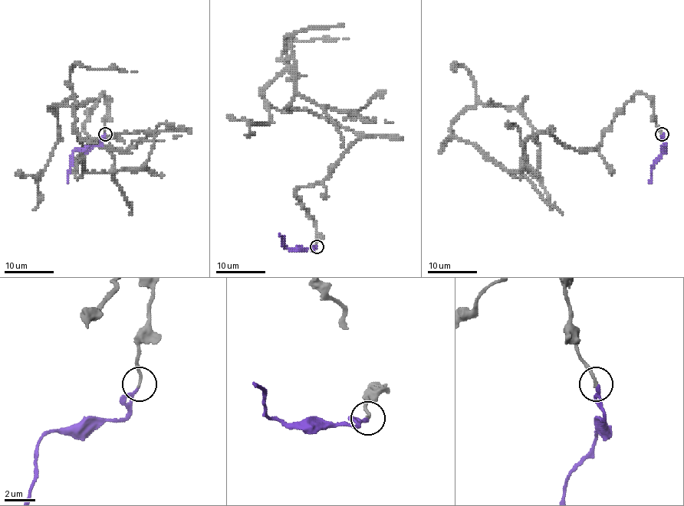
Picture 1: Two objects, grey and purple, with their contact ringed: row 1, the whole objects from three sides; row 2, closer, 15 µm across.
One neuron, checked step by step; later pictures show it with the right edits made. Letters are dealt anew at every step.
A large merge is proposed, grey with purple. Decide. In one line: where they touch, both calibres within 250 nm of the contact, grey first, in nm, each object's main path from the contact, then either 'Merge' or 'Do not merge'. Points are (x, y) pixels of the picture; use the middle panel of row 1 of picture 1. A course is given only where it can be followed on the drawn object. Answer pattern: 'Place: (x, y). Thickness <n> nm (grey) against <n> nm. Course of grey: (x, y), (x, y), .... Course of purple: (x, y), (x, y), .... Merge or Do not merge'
Place: (317, 246). Thickness 180 nm (grey) against 180 nm. Course of grey: (317, 246), (294, 190), (357, 135), (287, 107), (290, 37), (264, 89), (270, 121), (245, 135). Course of purple: (317, 246), (309, 249), (286, 247), (278, 233). Merge

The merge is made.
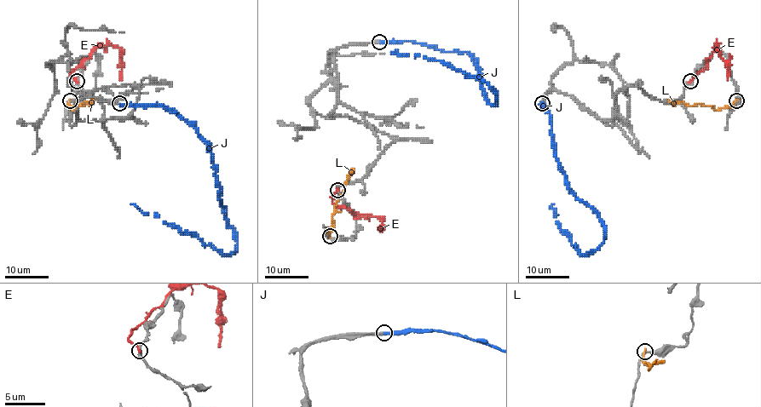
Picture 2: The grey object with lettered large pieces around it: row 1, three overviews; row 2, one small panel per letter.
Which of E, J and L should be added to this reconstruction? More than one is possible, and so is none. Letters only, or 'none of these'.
J

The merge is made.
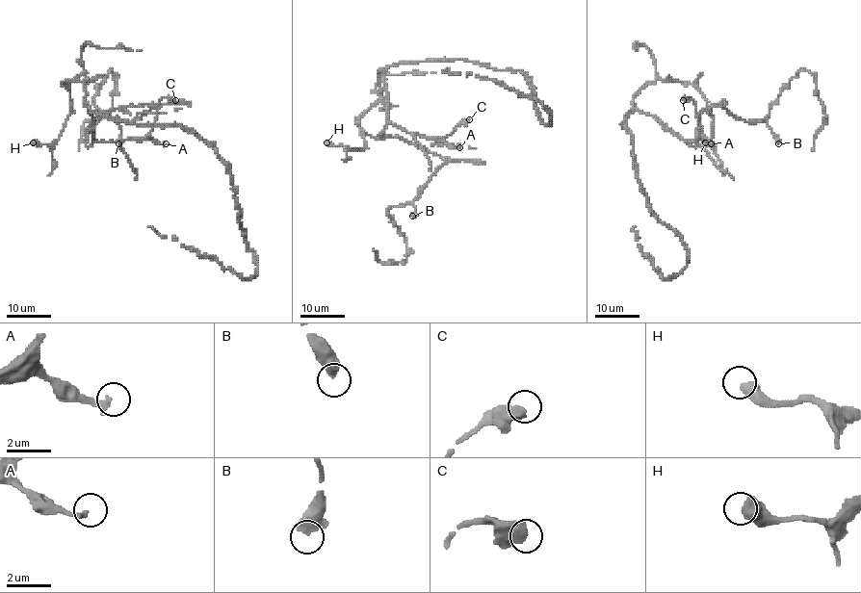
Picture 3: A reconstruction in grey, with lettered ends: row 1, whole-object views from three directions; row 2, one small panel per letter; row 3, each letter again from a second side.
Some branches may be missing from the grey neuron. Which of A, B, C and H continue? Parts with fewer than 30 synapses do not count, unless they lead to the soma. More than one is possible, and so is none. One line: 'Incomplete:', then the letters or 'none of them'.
Incomplete: none of them

